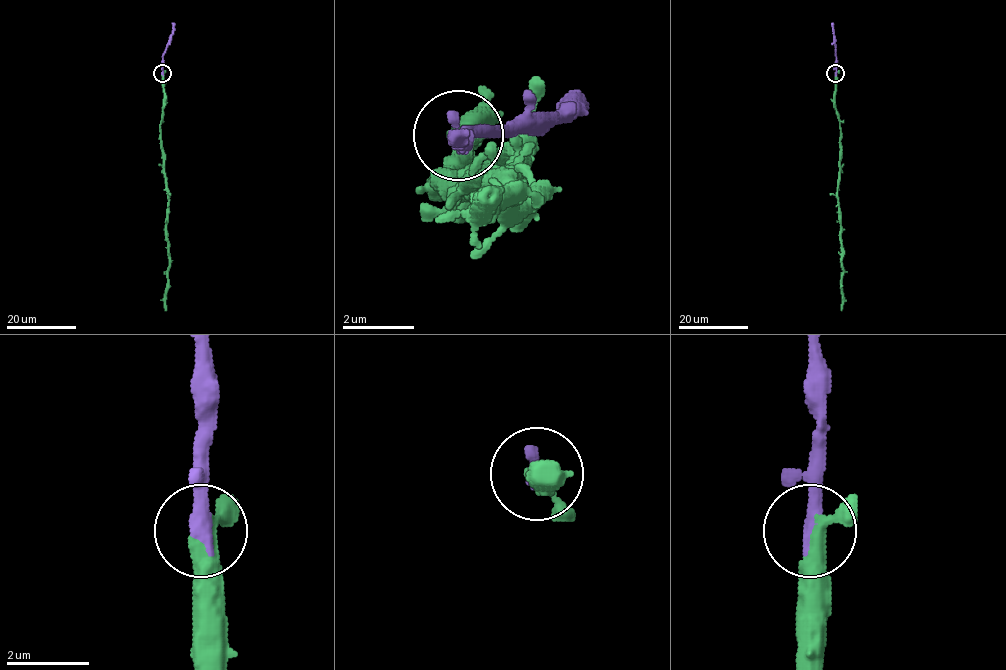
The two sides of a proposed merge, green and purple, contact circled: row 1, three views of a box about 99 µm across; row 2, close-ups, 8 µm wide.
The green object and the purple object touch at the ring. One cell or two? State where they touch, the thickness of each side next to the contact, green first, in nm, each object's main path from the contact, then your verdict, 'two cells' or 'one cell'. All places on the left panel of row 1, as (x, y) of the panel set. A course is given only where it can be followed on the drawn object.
place (162, 73); calibres 400 and 420 nm; course green (162, 73), (164, 108), (160, 147), (167, 192), (169, 259), (165, 310); course purple (162, 73), (162, 56), (174, 23); one cell

